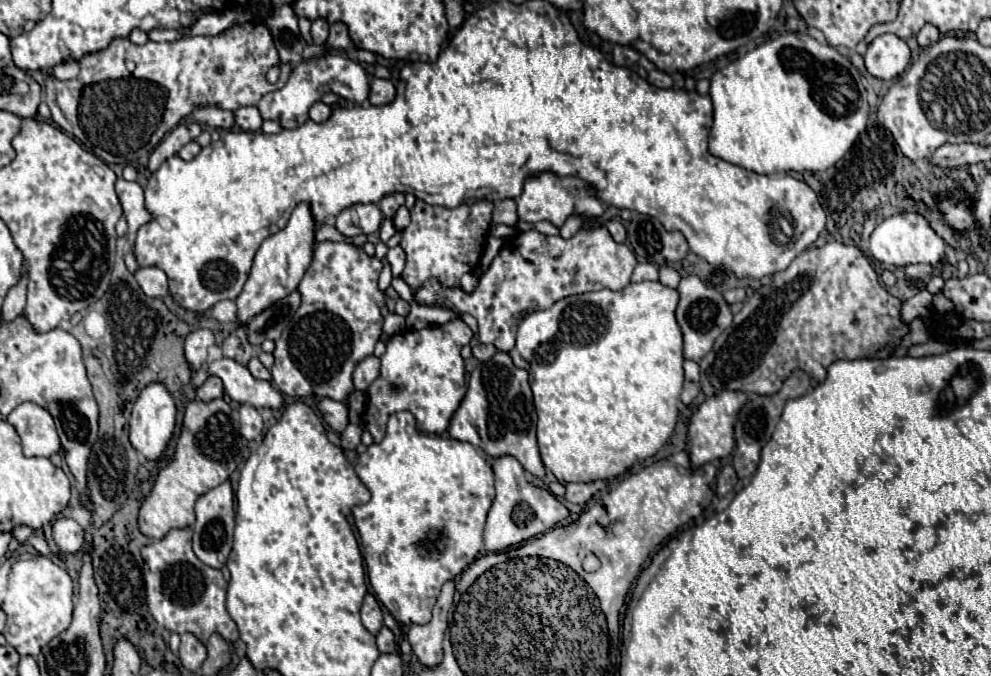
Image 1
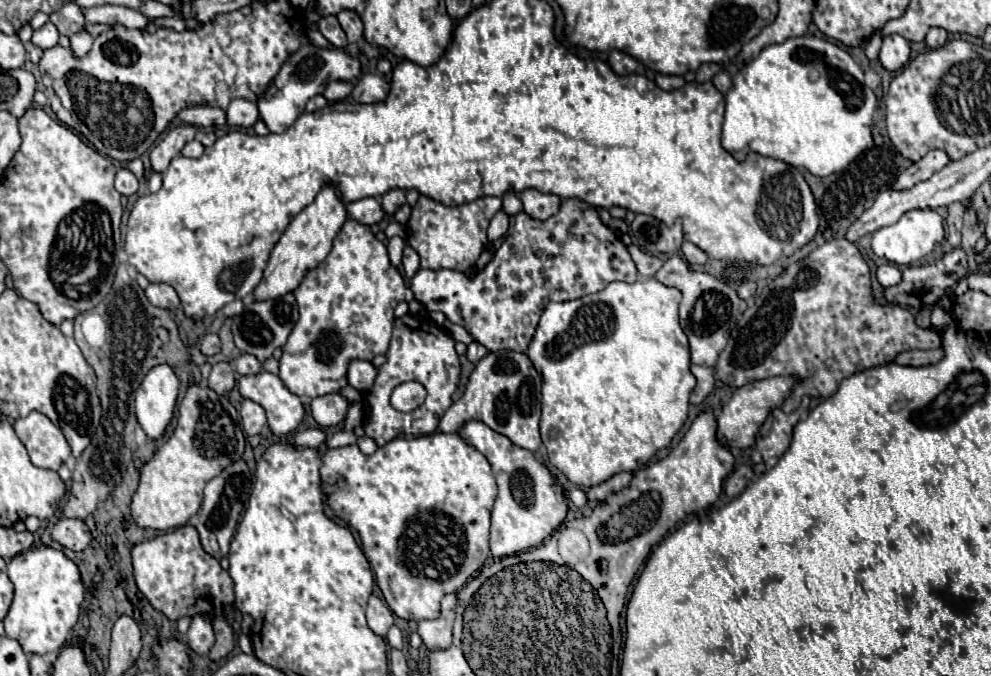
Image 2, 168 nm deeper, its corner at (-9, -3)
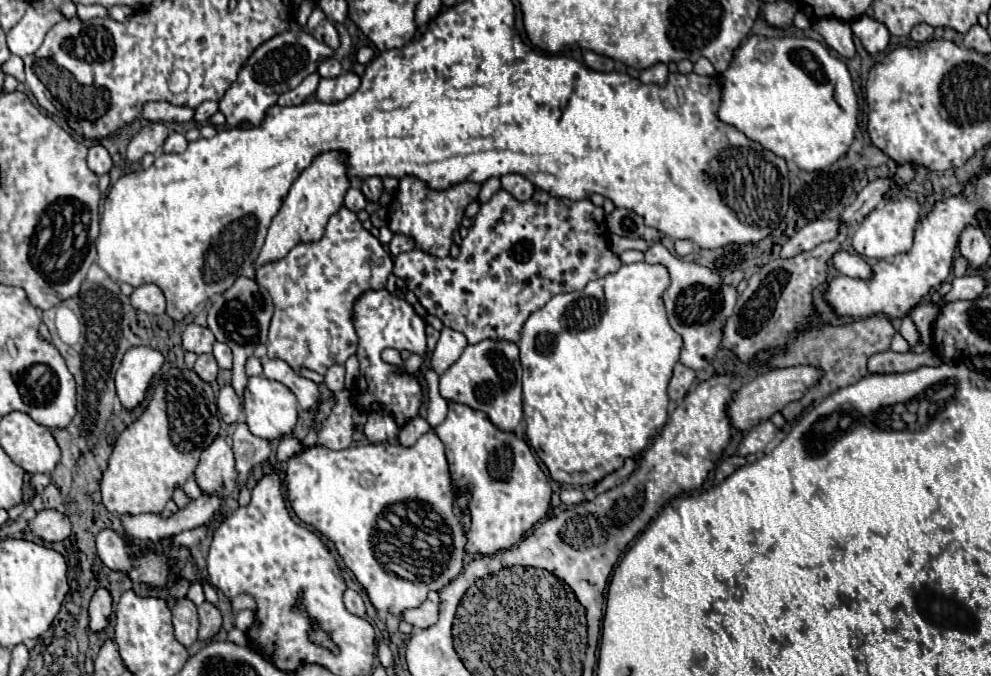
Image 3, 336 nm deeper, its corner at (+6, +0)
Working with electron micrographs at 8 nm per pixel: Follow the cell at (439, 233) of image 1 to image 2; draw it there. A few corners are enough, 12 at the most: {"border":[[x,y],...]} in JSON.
{"border":[[419,196],[407,244],[429,270],[467,272],[501,198],[445,206]]}

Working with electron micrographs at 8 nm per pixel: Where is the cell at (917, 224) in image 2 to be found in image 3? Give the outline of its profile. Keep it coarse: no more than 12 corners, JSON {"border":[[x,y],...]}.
{"border":[[886,201],[858,225],[852,247],[888,259],[912,247],[920,205]]}

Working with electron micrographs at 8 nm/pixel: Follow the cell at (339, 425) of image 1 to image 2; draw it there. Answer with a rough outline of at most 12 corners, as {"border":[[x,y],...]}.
{"border":[[341,394],[311,400],[319,426],[337,426],[347,414]]}

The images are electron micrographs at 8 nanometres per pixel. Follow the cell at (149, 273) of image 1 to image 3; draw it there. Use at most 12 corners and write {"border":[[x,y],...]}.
{"border":[[156,285],[136,287],[130,301],[138,311],[162,315],[164,293]]}

